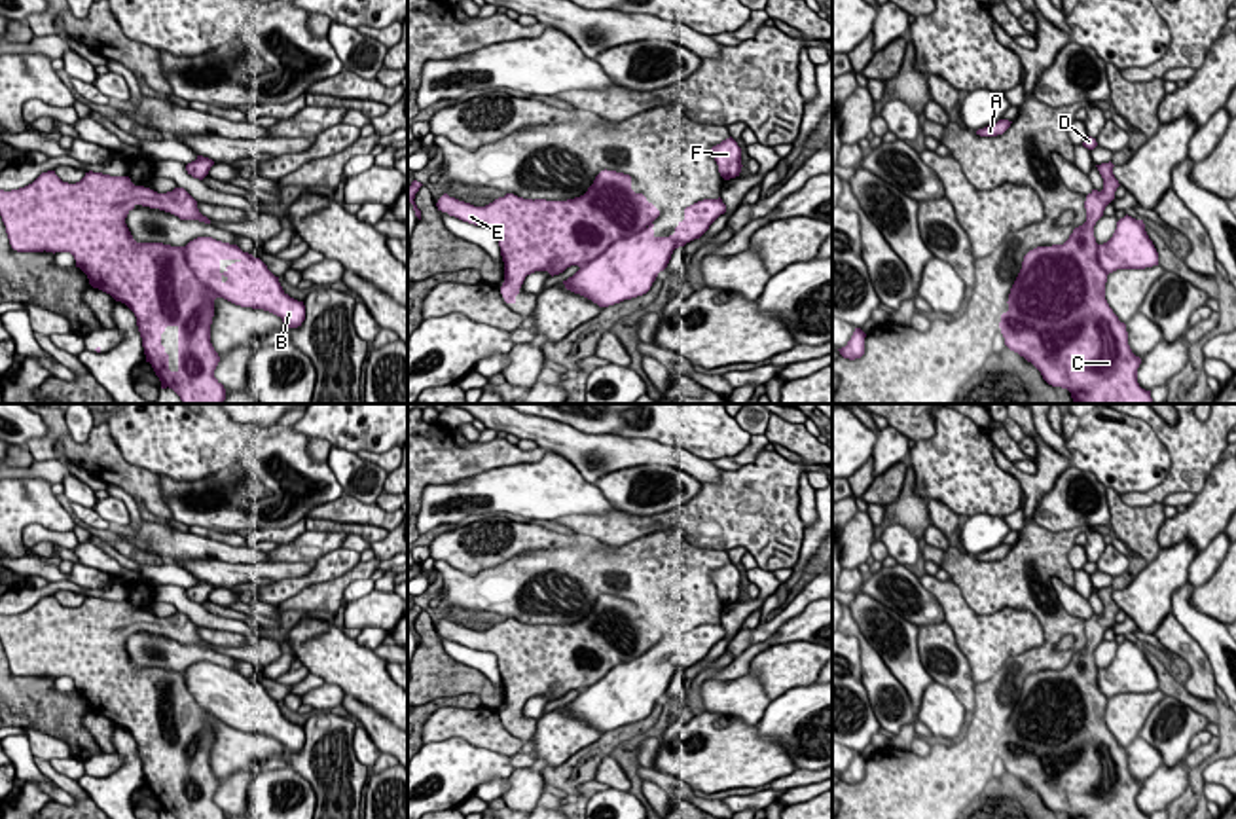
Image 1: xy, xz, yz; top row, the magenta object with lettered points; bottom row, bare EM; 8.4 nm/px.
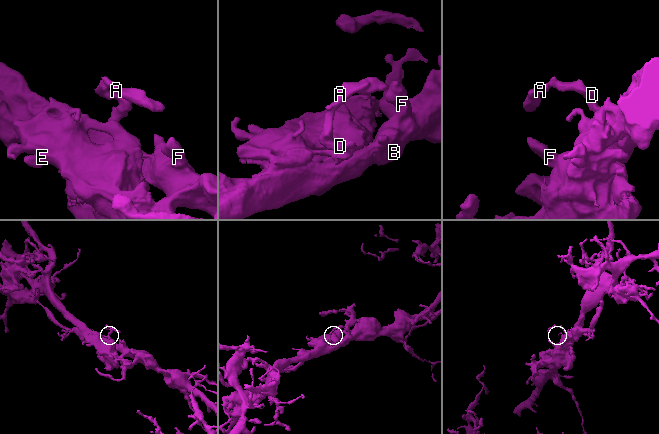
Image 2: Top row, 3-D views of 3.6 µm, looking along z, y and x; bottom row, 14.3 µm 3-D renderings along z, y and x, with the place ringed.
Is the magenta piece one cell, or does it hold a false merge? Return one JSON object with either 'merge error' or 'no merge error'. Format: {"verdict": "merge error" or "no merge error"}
{"verdict": "merge error"}

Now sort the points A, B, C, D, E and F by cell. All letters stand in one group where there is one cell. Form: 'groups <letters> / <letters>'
groups A C D E / B F

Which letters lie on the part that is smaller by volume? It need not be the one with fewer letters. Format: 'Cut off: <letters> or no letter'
Cut off: A, C, D, E

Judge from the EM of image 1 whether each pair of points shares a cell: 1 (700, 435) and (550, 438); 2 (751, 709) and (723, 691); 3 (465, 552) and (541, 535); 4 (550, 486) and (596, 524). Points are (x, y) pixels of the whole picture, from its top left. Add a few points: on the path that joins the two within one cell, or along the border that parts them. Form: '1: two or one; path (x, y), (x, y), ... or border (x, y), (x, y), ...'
1: two; border (579, 429), (653, 438), (666, 446)
2: one; path (744, 702), (738, 696), (730, 696)
3: one; path (484, 543), (522, 537)
4: two; border (617, 509), (605, 514), (565, 514), (552, 520)

